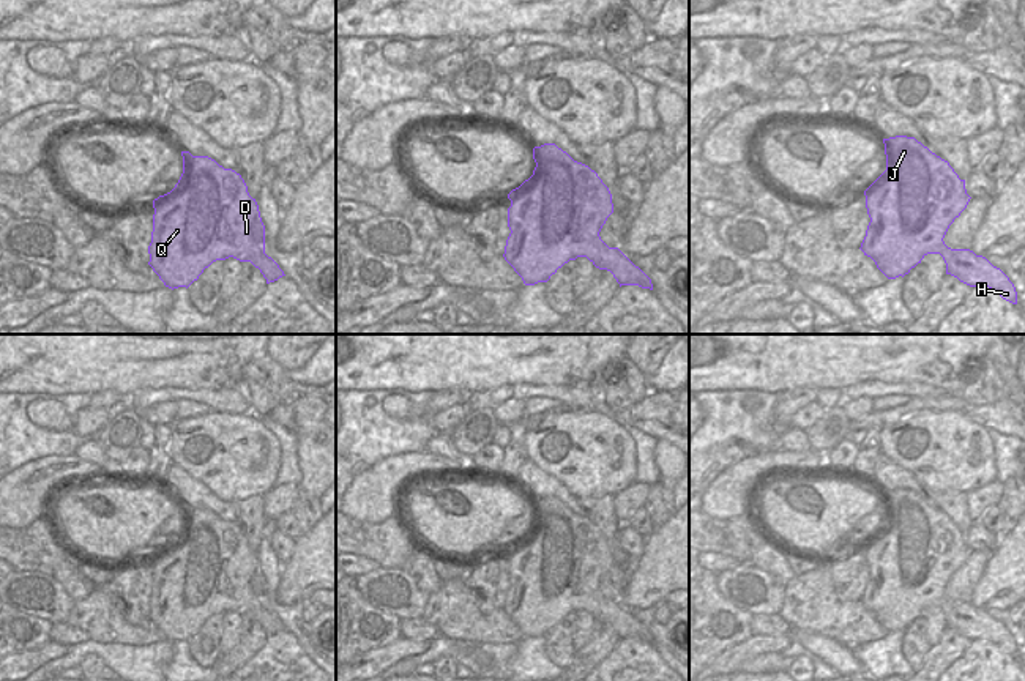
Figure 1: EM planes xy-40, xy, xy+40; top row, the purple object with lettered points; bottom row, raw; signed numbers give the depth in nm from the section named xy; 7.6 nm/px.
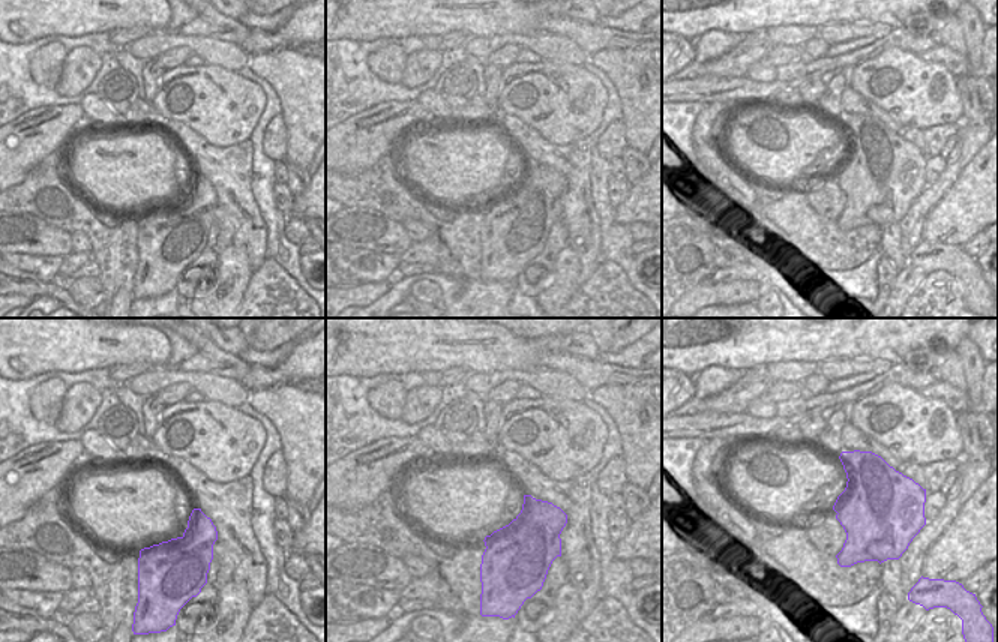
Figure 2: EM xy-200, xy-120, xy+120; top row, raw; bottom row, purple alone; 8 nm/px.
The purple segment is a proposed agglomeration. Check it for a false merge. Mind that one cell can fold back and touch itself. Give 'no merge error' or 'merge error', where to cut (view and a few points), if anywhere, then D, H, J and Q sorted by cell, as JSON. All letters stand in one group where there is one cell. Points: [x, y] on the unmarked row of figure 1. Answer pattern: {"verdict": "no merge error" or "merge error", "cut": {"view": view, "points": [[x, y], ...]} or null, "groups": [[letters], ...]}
{"verdict": "no merge error", "cut": null, "groups": [["D", "H", "J", "Q"]]}

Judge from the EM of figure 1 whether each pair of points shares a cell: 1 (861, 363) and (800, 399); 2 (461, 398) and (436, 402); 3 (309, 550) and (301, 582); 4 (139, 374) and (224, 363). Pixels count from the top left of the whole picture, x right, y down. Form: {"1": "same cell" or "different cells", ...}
{"1": "different cells", "2": "same cell", "3": "same cell", "4": "same cell"}

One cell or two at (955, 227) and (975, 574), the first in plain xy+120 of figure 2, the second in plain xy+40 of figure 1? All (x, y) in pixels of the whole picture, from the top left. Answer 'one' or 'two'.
two

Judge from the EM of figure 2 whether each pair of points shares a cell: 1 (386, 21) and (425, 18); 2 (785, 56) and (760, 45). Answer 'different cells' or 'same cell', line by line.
1: same cell
2: different cells

